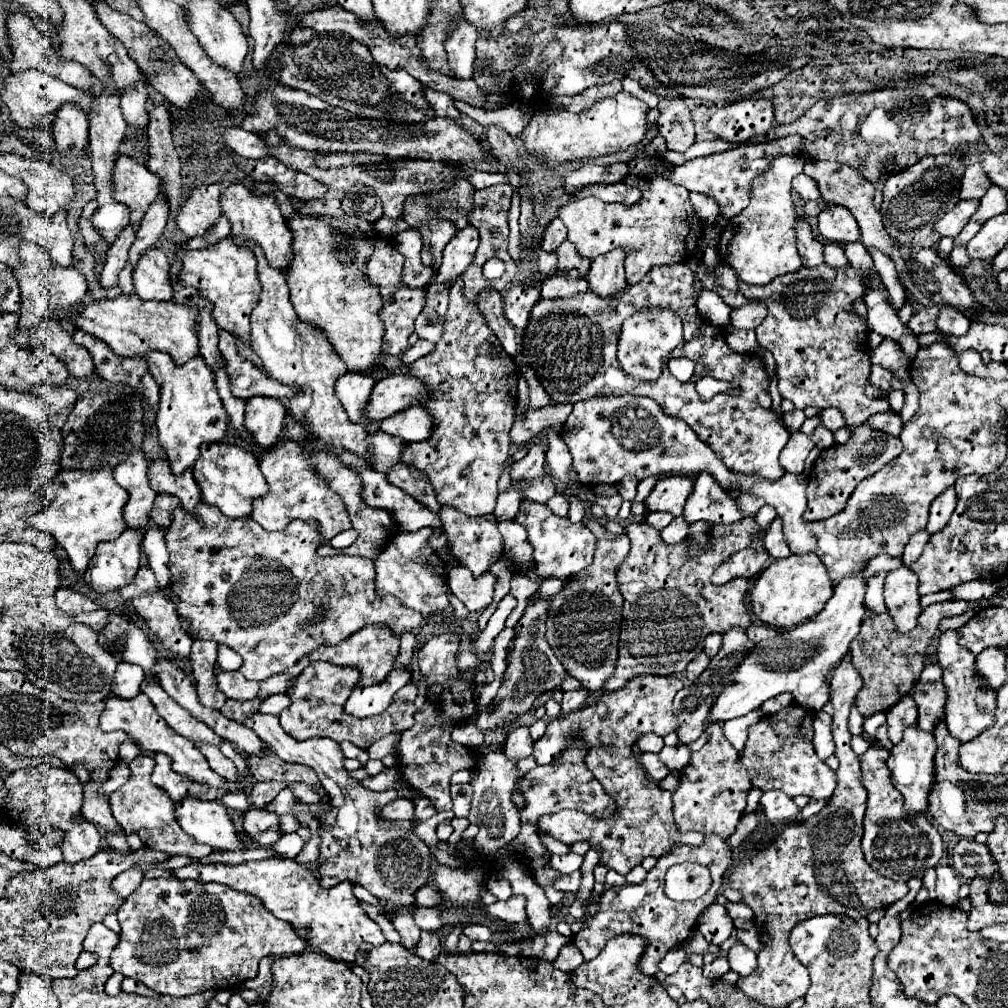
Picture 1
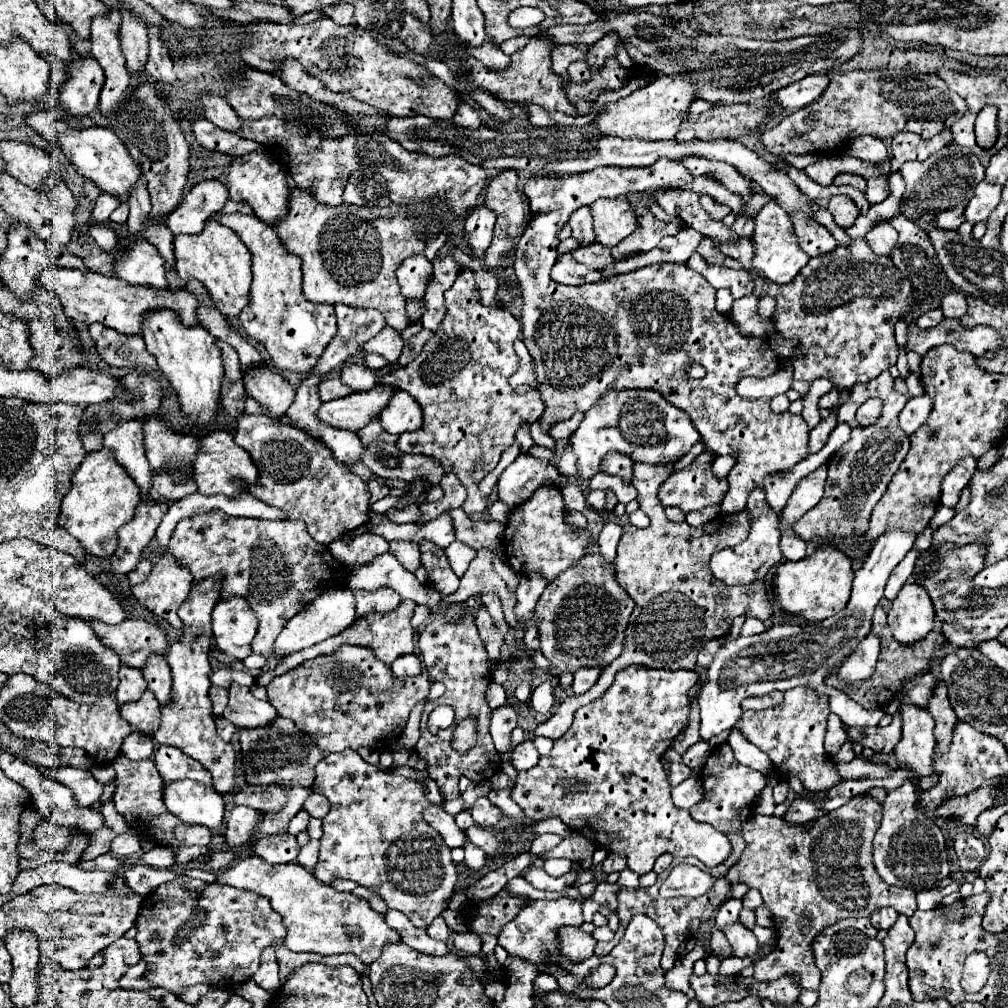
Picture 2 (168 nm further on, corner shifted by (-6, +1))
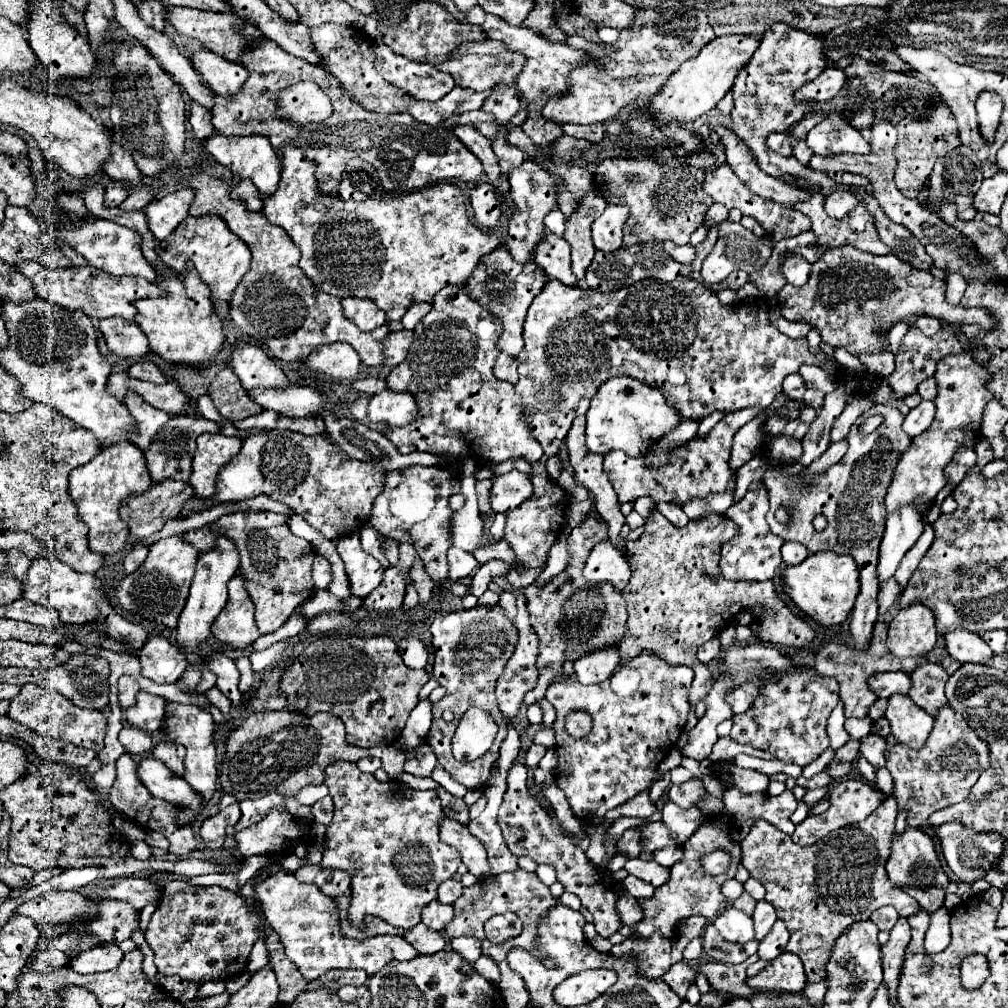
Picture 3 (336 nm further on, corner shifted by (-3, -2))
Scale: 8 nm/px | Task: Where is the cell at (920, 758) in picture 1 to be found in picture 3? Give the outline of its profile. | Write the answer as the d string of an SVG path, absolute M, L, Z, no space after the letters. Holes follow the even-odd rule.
M893 695L887 701L889 705L885 709L885 717L891 723L893 737L913 749L923 747L927 735L933 729L933 717L927 715L921 707L915 707L907 695Z

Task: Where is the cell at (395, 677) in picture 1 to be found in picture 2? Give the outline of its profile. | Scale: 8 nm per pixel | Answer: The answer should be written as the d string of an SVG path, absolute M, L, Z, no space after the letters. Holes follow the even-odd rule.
M406 654L394 660L392 664L392 674L394 678L406 678L406 676L418 676L422 672L422 662L418 660L416 654Z

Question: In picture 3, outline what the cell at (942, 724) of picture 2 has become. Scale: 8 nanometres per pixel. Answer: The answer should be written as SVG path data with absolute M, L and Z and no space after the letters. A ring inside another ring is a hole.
M923 663L921 667L915 667L915 671L911 671L909 675L911 675L909 697L931 717L935 717L935 713L943 707L943 703L947 703L945 683L949 675L941 665L933 663Z

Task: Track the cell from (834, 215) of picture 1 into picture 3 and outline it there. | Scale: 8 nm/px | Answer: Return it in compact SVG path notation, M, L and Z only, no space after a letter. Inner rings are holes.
M835 189L827 195L827 201L825 201L825 211L829 217L833 219L843 219L849 211L853 211L855 207L859 205L857 197L851 193L851 191L845 191L845 189Z

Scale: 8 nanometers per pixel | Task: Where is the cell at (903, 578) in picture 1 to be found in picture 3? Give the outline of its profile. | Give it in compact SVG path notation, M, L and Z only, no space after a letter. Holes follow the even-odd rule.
M909 605L889 625L887 647L895 657L927 655L937 641L935 619L925 605Z

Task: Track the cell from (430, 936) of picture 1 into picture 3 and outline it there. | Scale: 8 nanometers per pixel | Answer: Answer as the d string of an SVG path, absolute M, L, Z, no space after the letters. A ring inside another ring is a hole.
M433 901L431 905L427 905L423 909L421 915L423 923L435 931L443 931L443 927L453 919L453 907L451 905L443 905L441 901Z

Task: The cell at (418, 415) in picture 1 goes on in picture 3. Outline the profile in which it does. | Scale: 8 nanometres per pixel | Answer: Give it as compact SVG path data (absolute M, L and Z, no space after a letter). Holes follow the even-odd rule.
M381 391L369 401L369 419L385 425L409 425L417 417L415 397L407 391Z

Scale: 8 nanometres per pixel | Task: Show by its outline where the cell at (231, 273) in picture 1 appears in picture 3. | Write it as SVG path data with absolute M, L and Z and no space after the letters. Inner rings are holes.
M203 215L203 217L187 217L179 227L157 245L159 259L173 271L185 271L185 263L191 261L203 283L211 287L211 299L213 301L229 301L235 287L239 285L239 279L245 275L249 263L251 263L251 251L247 243L243 243L223 219L217 215Z

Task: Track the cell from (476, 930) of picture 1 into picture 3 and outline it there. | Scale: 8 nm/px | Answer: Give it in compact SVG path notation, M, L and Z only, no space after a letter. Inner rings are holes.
M481 955L475 963L473 963L473 969L481 975L481 977L485 977L489 983L493 983L493 985L497 985L499 983L499 967L497 967L497 963L495 961L491 961L489 957L485 957L485 955Z

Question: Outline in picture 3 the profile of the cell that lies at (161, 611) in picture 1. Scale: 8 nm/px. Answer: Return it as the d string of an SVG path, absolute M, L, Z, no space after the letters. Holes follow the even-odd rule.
M183 533L171 535L167 539L161 539L149 547L149 555L145 563L139 567L139 571L127 575L119 589L117 599L121 607L129 613L135 613L143 619L163 623L165 627L173 629L177 627L177 617L185 607L187 591L195 573L195 563L199 559L199 549L185 541Z

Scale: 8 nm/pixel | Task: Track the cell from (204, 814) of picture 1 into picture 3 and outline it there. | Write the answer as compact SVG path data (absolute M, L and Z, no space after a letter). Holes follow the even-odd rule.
M143 757L137 767L137 777L153 797L165 799L171 805L181 805L183 809L201 809L201 797L191 791L189 783L183 777L171 775L171 771L167 771L159 759Z

